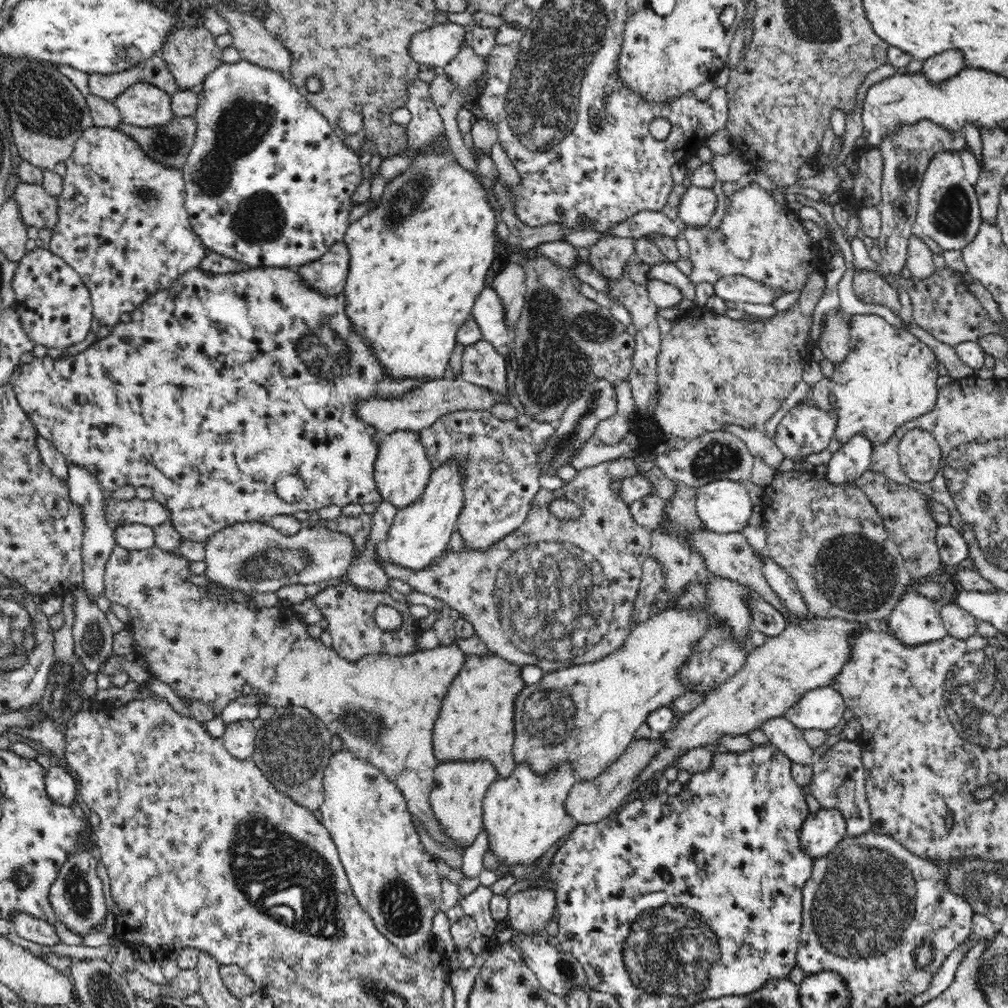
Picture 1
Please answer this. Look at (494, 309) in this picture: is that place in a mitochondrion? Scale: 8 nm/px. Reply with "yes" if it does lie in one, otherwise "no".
no

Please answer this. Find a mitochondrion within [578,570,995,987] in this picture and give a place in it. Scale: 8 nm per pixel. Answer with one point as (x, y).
(866, 901)

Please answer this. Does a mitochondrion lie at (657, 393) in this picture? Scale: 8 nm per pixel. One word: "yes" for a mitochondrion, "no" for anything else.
no

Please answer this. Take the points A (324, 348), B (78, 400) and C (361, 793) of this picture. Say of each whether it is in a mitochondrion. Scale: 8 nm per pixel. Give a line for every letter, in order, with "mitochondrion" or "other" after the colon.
A: mitochondrion
B: other
C: other

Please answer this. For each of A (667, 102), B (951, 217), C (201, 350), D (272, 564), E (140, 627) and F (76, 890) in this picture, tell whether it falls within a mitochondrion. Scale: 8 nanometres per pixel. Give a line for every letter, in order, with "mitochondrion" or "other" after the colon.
A: other
B: mitochondrion
C: other
D: mitochondrion
E: other
F: mitochondrion

